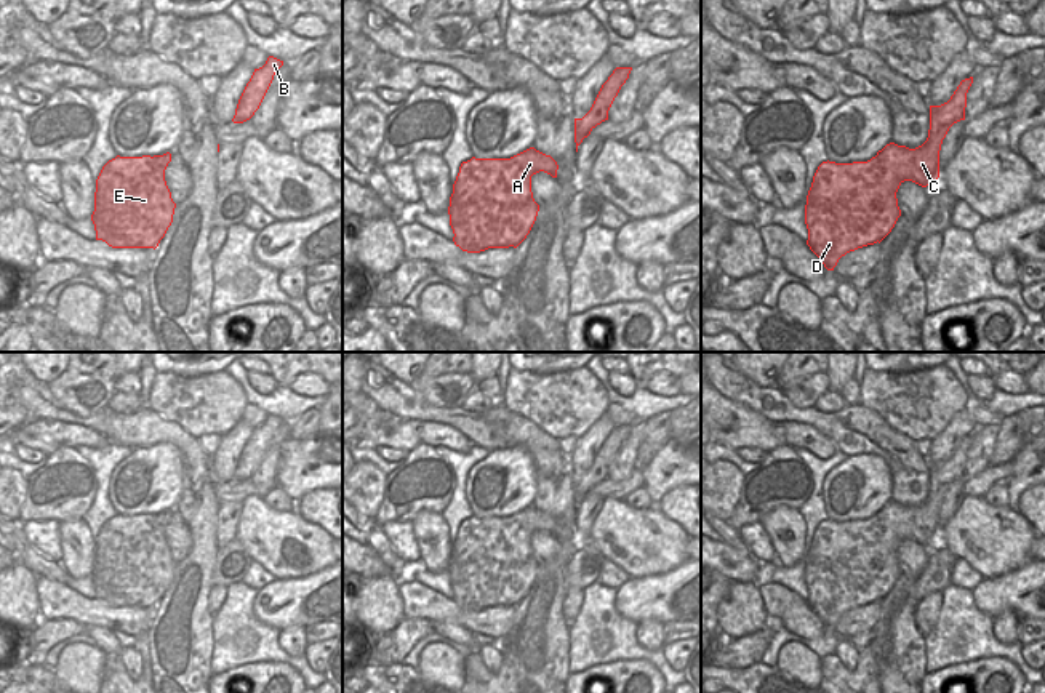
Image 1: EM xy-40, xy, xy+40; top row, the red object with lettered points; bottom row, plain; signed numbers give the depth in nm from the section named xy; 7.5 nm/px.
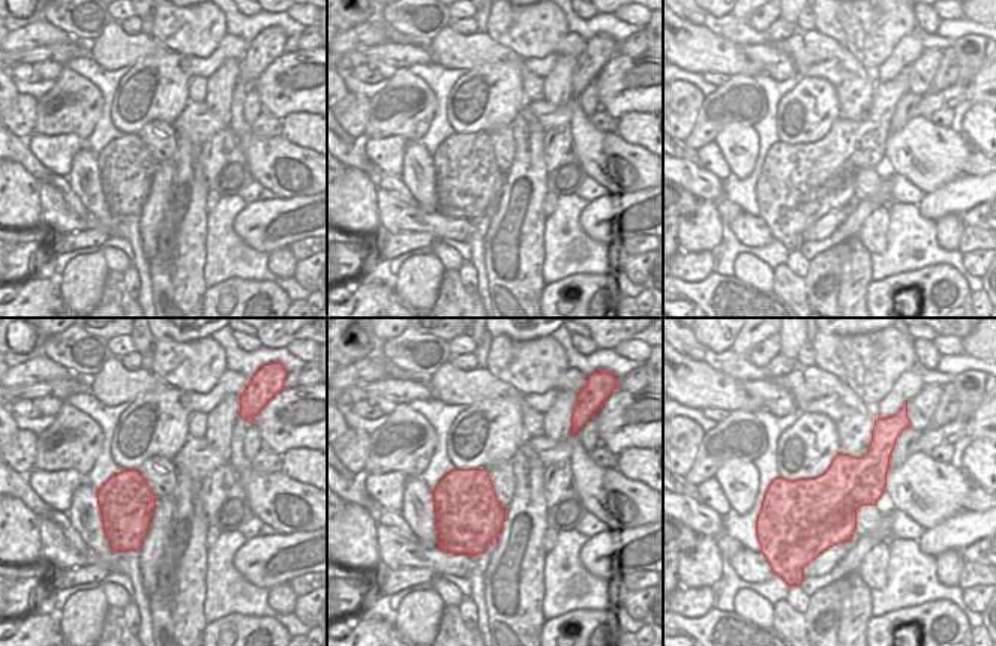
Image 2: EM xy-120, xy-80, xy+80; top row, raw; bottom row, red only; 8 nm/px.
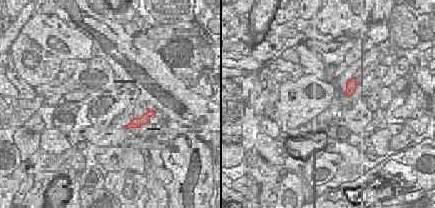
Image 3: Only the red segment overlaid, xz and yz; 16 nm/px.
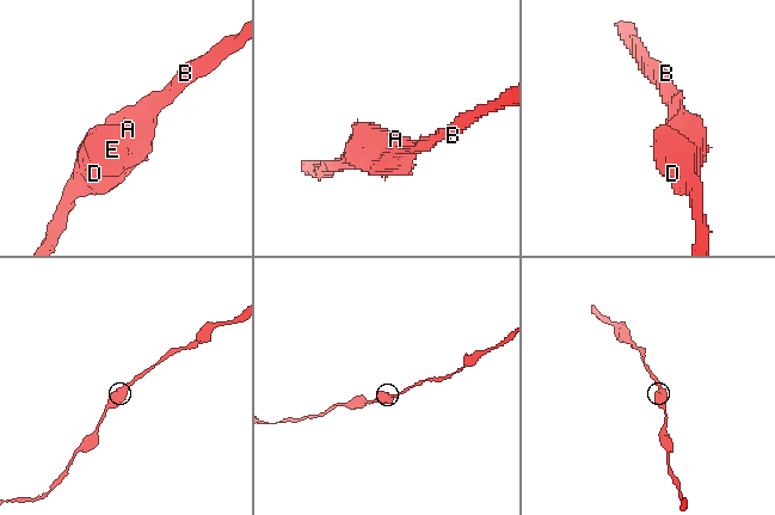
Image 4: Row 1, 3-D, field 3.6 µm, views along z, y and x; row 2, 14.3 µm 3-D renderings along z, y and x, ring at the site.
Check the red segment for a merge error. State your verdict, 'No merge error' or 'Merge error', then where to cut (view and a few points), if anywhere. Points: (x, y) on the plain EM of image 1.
No merge error. No split

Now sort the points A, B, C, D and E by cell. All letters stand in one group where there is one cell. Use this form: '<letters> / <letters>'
A B C D E

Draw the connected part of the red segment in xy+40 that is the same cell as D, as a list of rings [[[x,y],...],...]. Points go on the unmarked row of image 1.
[[[973,435],[960,440],[951,458],[930,464],[927,499],[909,507],[887,503],[867,520],[823,520],[807,554],[807,603],[827,629],[858,607],[880,602],[895,586],[901,568],[896,551],[904,539],[922,546],[939,536],[939,509],[949,487],[965,479]]]

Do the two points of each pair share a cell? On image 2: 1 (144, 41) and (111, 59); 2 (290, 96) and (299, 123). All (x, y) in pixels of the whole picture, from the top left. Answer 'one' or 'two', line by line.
1: one
2: two

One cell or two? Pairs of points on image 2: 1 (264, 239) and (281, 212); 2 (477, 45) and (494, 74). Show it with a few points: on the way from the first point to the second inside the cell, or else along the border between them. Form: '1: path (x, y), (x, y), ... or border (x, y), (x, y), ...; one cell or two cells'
1: path (267, 233), (279, 218); one cell
2: border (468, 69), (485, 63), (510, 62), (521, 77); two cells

